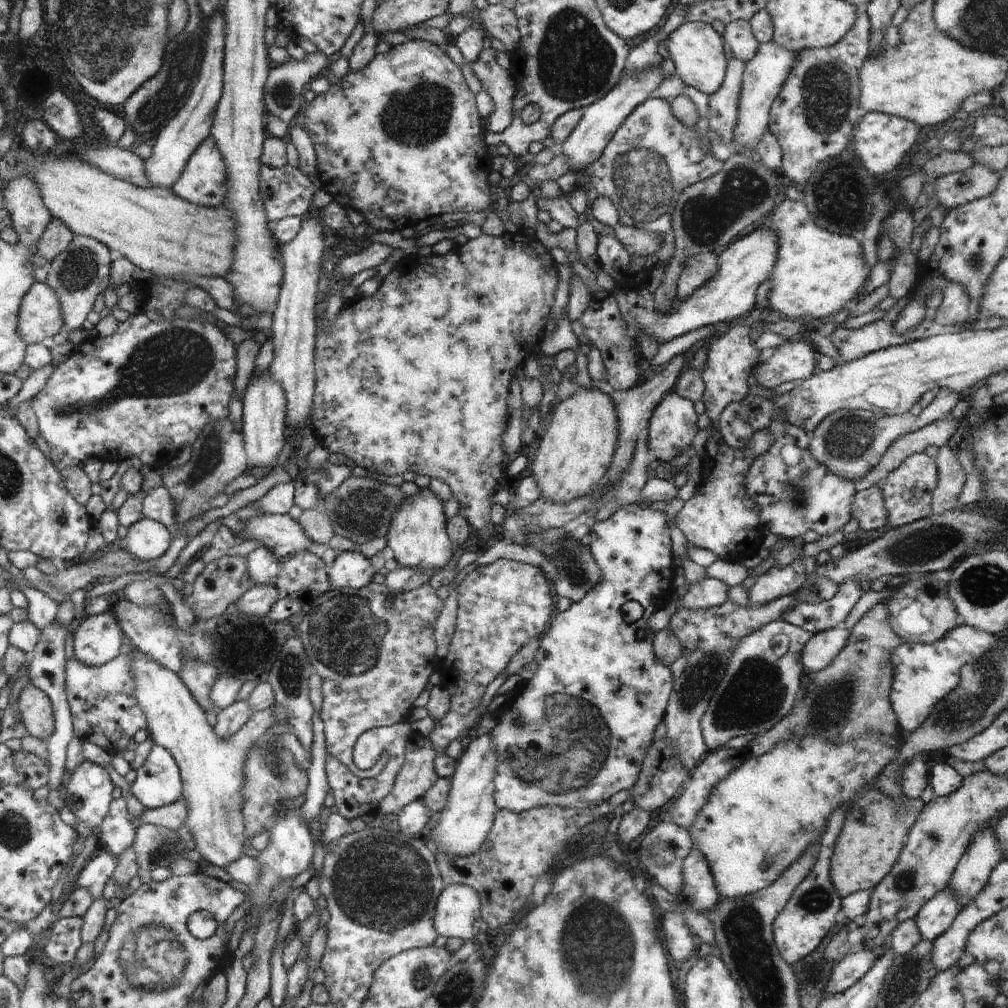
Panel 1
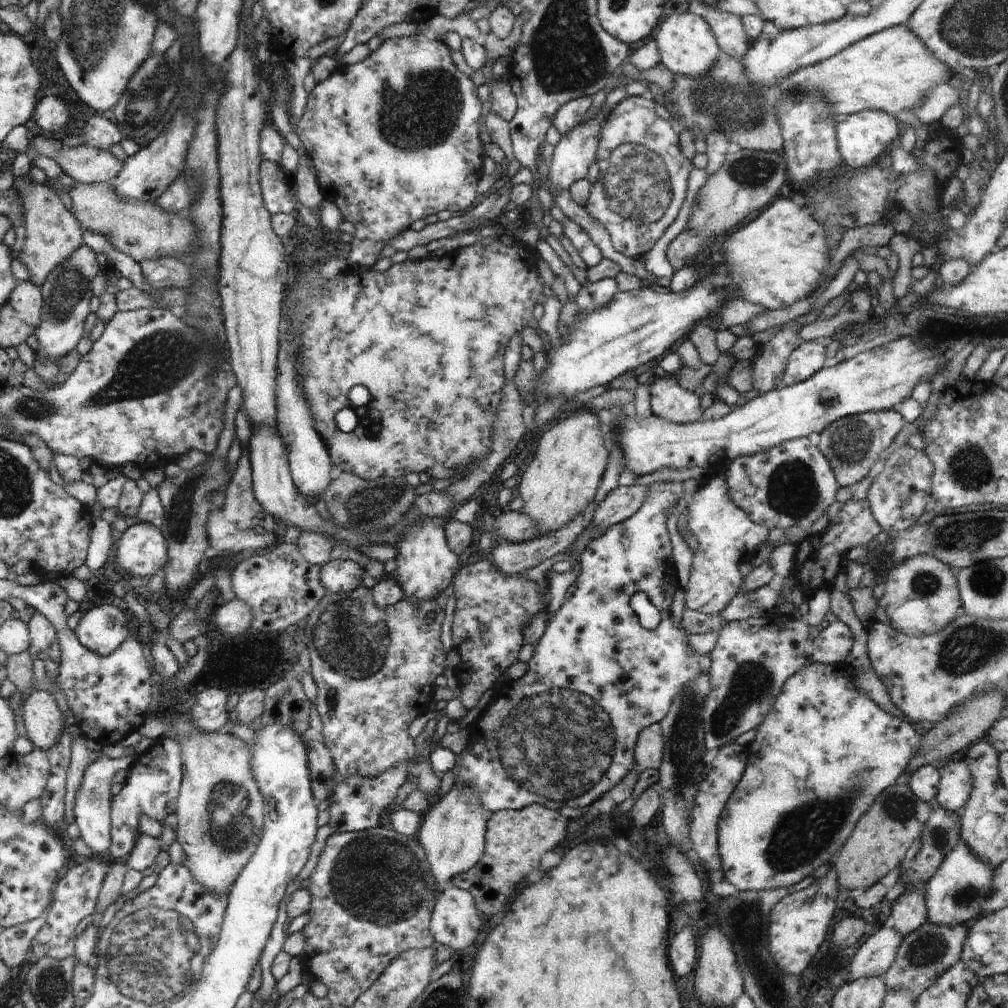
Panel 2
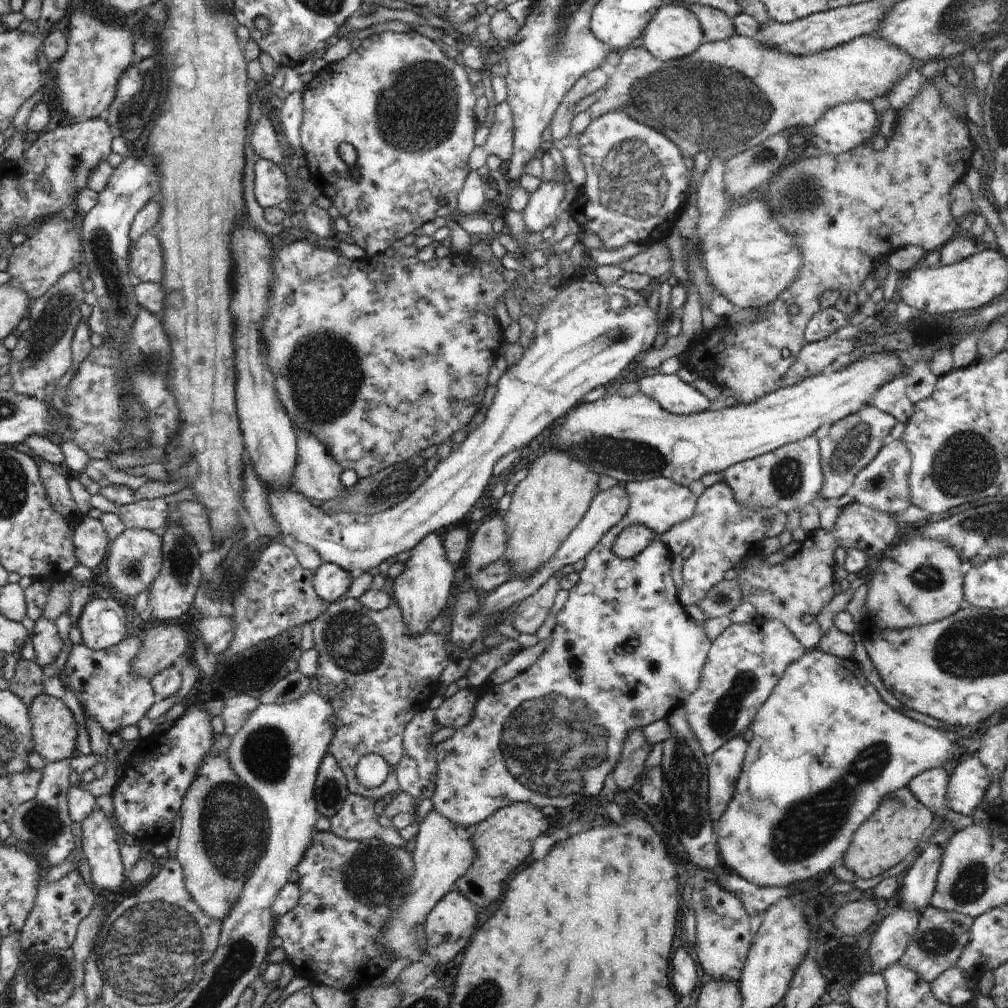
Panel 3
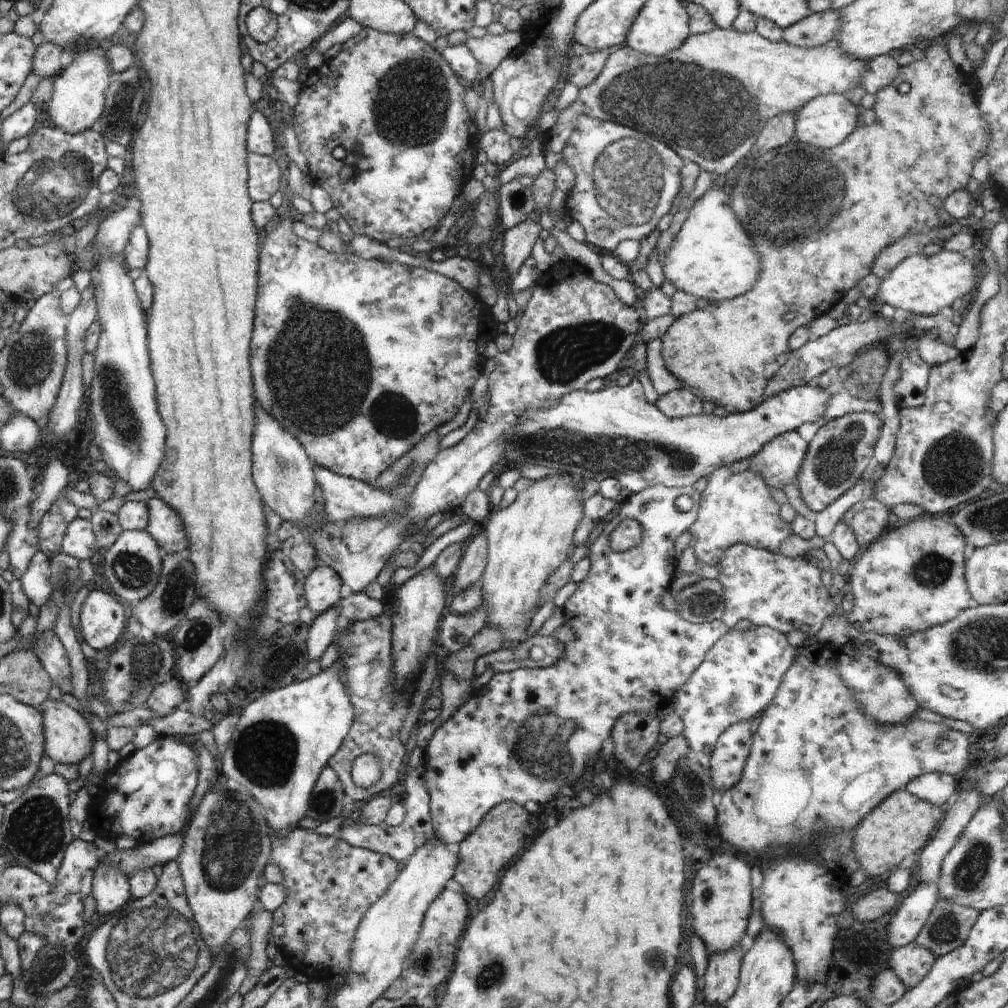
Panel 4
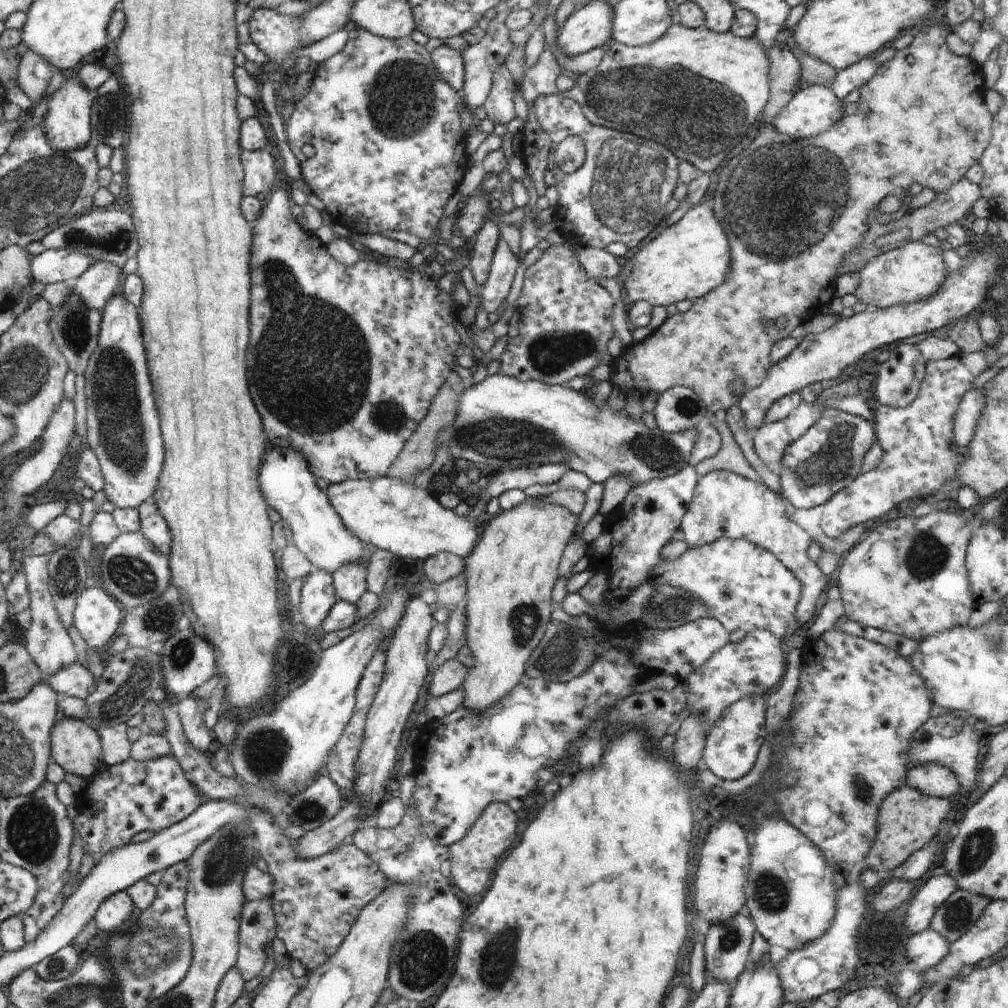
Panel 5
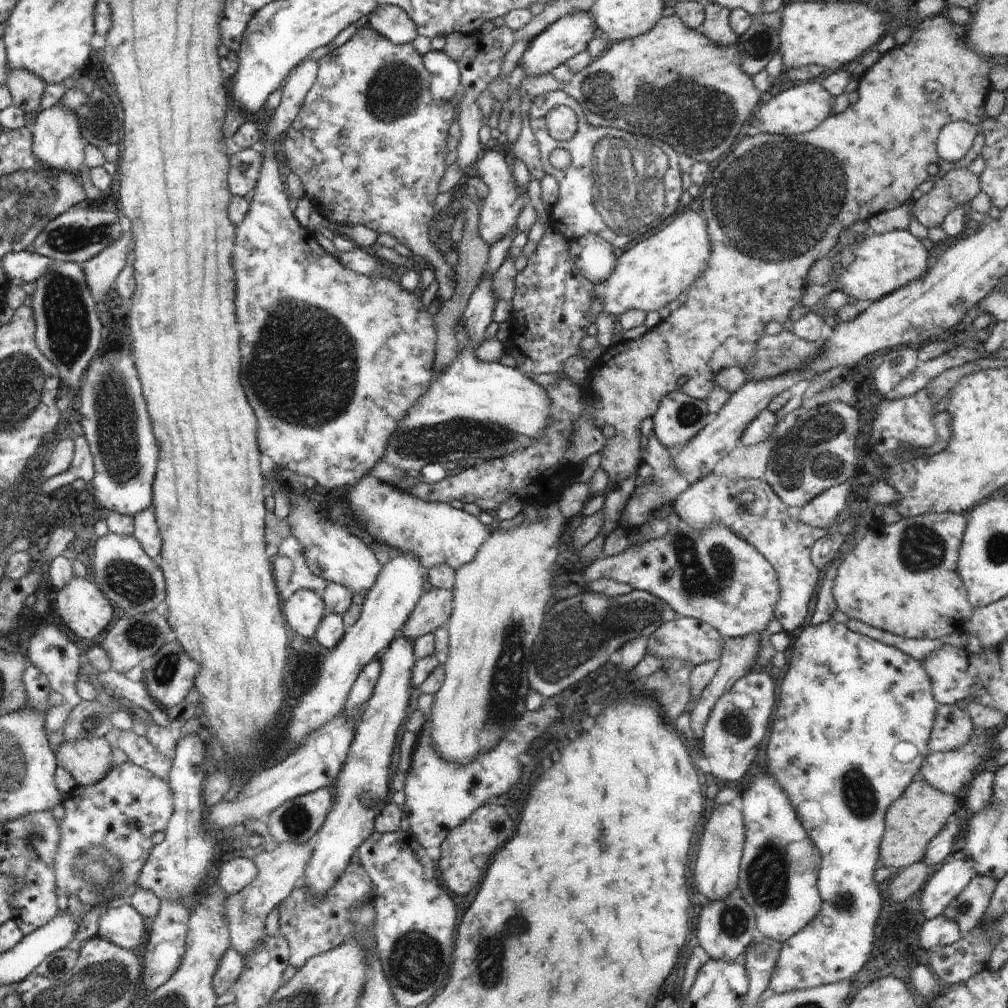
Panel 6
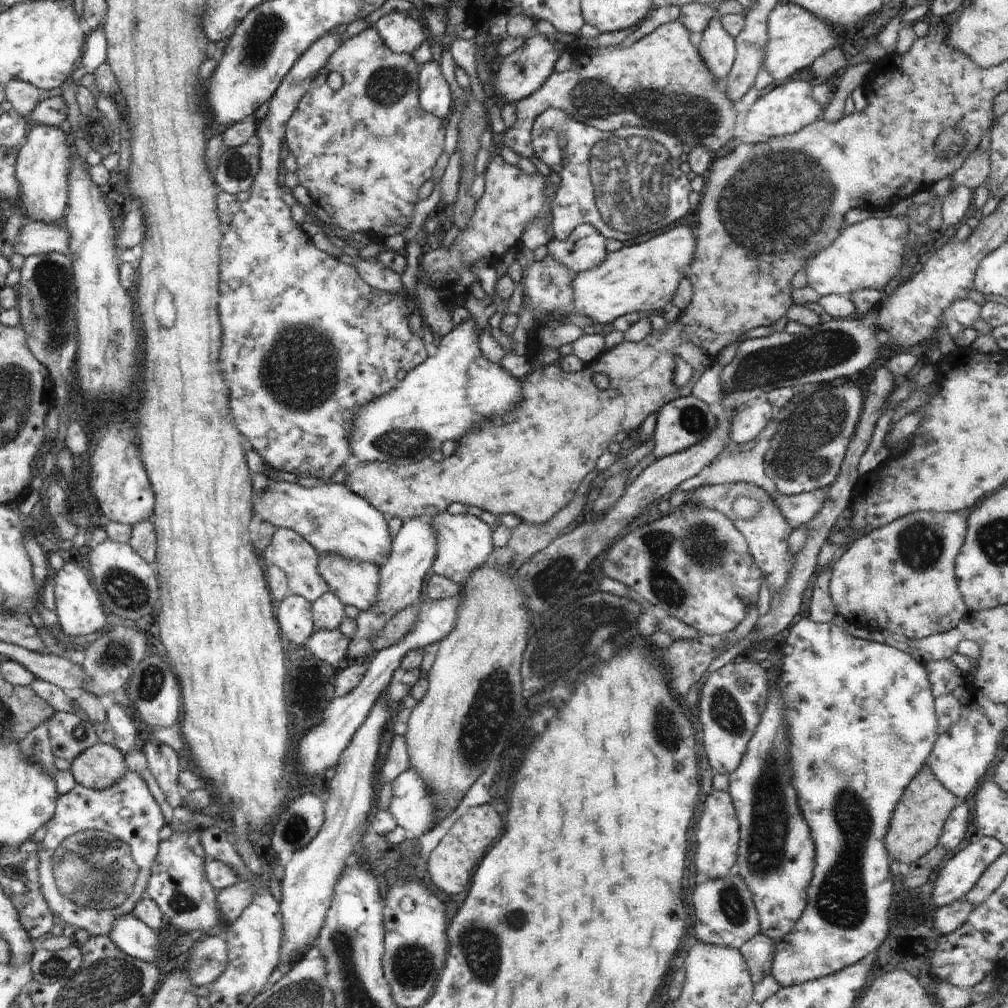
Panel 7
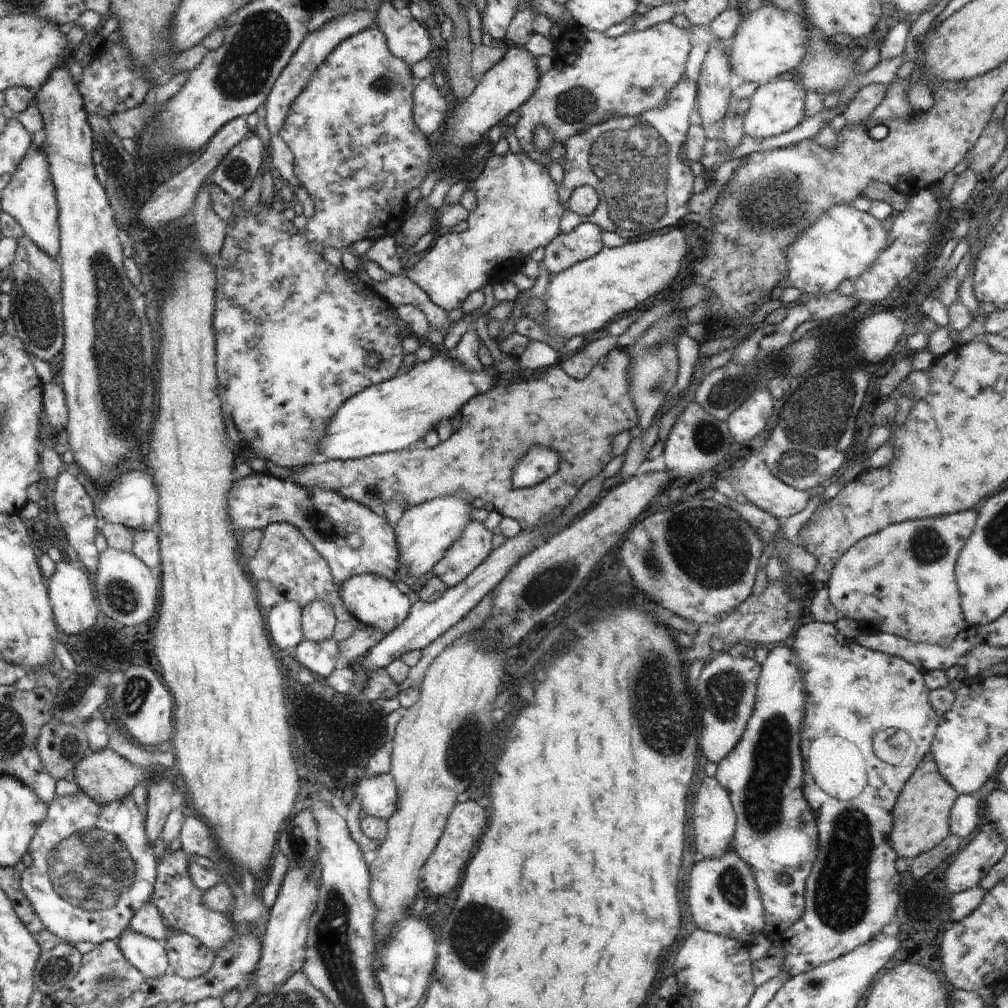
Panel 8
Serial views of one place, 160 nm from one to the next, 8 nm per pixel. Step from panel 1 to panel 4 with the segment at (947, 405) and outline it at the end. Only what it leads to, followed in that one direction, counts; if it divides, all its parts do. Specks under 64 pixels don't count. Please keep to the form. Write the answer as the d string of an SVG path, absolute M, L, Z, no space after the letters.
M869 412L846 413L826 422L809 442L807 455L797 476L798 488L806 506L821 511L856 486L873 462L873 450L880 438L883 420Z

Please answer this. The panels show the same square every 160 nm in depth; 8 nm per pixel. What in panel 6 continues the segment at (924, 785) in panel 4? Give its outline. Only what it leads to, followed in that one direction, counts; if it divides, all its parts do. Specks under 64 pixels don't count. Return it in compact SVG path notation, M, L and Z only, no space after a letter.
M975 729L967 743L958 750L947 753L932 753L924 758L924 766L918 776L936 790L956 796L971 776L972 770L980 764L991 742L985 736L977 736Z

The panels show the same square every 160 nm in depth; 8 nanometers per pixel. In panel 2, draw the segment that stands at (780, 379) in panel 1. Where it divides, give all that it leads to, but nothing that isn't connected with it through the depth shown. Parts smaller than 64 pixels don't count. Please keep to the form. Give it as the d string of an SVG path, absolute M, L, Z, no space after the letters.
M803 341L786 361L783 386L795 385L816 374L823 366L826 347L815 341Z

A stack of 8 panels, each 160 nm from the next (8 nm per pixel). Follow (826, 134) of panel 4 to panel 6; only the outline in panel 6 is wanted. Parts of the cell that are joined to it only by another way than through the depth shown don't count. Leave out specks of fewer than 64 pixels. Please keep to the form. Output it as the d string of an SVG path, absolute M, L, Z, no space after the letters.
M806 81L798 86L784 89L778 95L770 98L766 104L755 110L750 123L761 133L773 135L799 135L814 130L824 119L833 112L835 97L826 92L826 89L816 81Z

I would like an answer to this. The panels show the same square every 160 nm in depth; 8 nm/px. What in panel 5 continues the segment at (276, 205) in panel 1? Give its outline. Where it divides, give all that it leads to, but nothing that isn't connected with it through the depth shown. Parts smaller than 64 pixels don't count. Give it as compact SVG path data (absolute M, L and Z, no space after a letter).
M242 150L240 154L244 178L244 196L255 197L257 194L266 194L271 192L272 182L278 170L274 167L274 159L268 151L249 151Z

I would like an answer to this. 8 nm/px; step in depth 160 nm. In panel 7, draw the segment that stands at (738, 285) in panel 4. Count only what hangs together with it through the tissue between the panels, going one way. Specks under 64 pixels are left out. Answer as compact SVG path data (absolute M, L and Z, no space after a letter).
M680 225L668 230L668 232L655 235L645 242L625 246L620 250L608 253L600 266L589 271L578 272L572 281L573 312L590 317L595 324L608 324L628 313L650 314L668 309L672 304L679 282L687 276L688 268L692 264L696 239L690 227Z

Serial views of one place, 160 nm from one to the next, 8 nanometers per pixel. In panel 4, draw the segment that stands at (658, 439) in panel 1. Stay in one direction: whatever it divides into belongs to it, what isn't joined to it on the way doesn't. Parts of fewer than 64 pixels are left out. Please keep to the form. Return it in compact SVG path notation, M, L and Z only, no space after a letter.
M688 388L674 389L660 395L655 405L668 418L682 418L702 414L704 400Z

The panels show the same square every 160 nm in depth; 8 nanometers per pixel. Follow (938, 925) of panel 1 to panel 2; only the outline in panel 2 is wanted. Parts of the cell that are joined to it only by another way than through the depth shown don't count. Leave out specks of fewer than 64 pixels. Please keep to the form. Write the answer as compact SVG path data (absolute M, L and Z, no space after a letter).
M960 838L954 850L945 854L936 874L926 884L927 921L935 925L954 926L978 918L982 903L990 894L991 876L995 868L975 855Z

